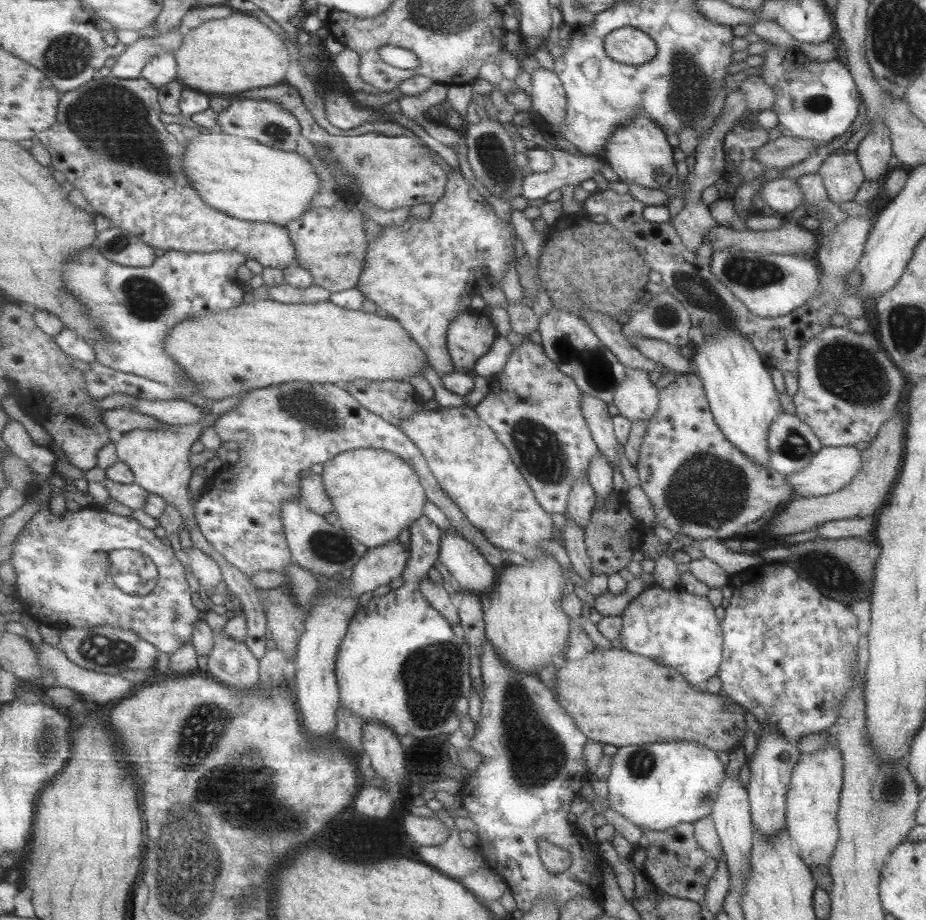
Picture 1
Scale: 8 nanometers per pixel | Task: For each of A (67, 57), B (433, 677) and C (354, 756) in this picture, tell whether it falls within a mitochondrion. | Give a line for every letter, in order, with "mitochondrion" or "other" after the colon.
A: mitochondrion
B: mitochondrion
C: other

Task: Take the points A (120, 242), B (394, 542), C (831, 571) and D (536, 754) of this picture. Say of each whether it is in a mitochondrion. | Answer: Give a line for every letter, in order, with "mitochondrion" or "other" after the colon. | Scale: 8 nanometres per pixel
A: mitochondrion
B: other
C: mitochondrion
D: mitochondrion

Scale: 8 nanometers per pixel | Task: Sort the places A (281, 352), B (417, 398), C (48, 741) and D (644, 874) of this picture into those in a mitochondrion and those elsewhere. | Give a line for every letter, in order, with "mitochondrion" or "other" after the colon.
A: other
B: other
C: mitochondrion
D: other

